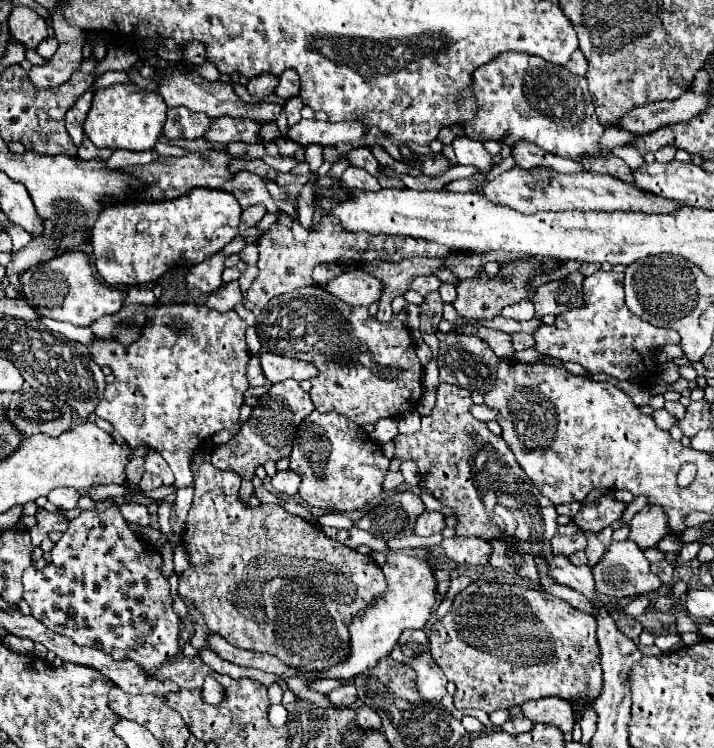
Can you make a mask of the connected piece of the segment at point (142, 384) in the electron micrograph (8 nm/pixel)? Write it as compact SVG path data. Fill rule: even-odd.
M176 303L176 305L158 305L146 311L146 323L142 327L140 337L130 343L122 345L116 339L98 339L94 337L92 345L88 345L90 357L102 367L112 367L116 381L106 385L104 397L96 407L96 415L110 421L114 429L124 437L130 447L150 445L152 449L160 451L166 463L170 465L176 477L176 523L180 525L178 535L182 537L186 527L186 515L192 505L192 489L194 477L190 471L192 455L188 455L190 443L200 443L222 429L232 431L236 435L240 431L240 417L238 411L244 403L244 393L250 387L246 381L246 365L250 361L250 351L244 339L246 323L236 315L236 311L210 311L206 305L194 303Z

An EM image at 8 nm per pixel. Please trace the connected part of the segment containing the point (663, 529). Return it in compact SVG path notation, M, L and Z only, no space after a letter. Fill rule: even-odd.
M648 503L642 511L638 511L630 521L630 541L634 541L640 549L656 547L660 539L672 535L670 525L666 523L666 513L656 503Z

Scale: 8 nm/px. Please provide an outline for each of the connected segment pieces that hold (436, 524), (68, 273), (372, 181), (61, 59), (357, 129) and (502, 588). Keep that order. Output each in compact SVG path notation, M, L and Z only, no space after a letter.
M424 511L424 513L418 517L414 531L416 531L416 535L422 535L422 537L428 537L428 535L432 535L432 533L440 533L440 531L446 527L444 519L446 519L446 517L444 517L442 513Z
M66 251L46 263L40 263L20 275L20 291L42 317L56 321L68 321L76 327L88 327L104 315L114 315L120 311L124 301L124 291L102 283L90 265L90 259L82 251Z
M348 167L342 175L342 181L352 189L362 189L362 191L378 191L380 189L380 183L376 181L376 177L368 175L364 169L358 169L358 167Z
M58 7L52 13L52 29L54 37L58 39L58 51L54 57L44 63L44 65L32 65L30 69L30 81L38 89L54 89L70 79L70 75L80 67L82 63L82 45L84 45L84 35L82 29L70 27Z
M300 119L296 125L288 127L288 137L302 147L308 147L308 145L328 147L342 141L362 139L366 133L368 133L368 127L364 127L360 121L328 123L328 121L316 121L316 119L312 121Z
M474 581L454 597L450 611L432 625L430 653L446 679L456 685L454 705L458 709L470 707L492 713L496 709L508 709L510 705L522 705L530 699L550 695L568 701L582 697L594 701L602 691L596 619L536 587Z

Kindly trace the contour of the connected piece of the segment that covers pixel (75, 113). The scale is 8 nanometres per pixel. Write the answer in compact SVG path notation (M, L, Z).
M92 85L84 95L82 95L82 99L78 99L76 103L74 103L74 107L68 111L68 115L66 115L66 129L68 129L68 133L70 133L70 137L72 137L72 141L76 143L76 145L80 145L80 141L82 141L82 137L84 137L84 131L82 131L82 125L84 125L84 119L86 119L86 113L88 113L88 107L90 107L90 101L92 101L92 93L95 91L94 86Z

